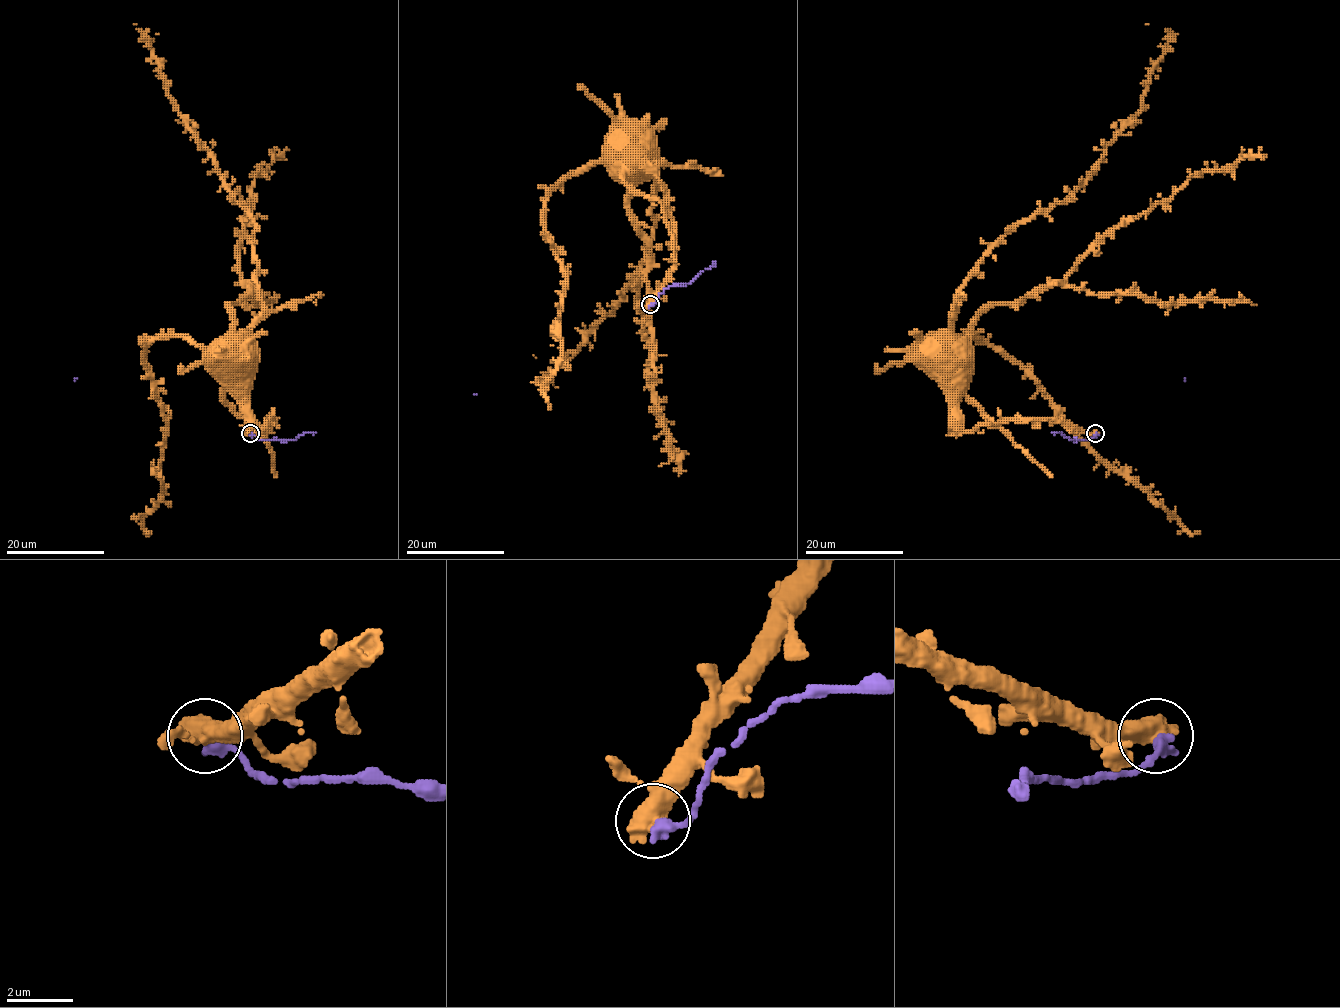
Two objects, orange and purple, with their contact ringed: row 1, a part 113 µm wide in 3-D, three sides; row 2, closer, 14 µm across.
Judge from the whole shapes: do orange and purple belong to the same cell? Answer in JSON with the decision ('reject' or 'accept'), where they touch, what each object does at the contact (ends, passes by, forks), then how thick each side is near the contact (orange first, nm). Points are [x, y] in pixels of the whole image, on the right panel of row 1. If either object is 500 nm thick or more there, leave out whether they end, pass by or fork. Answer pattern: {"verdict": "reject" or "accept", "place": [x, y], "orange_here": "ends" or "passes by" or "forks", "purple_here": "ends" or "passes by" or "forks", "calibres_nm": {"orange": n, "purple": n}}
{"verdict": "reject", "place": [1095, 433], "orange_here": "passes by", "purple_here": "ends", "calibres_nm": {"orange": 480, "purple": 400}}

